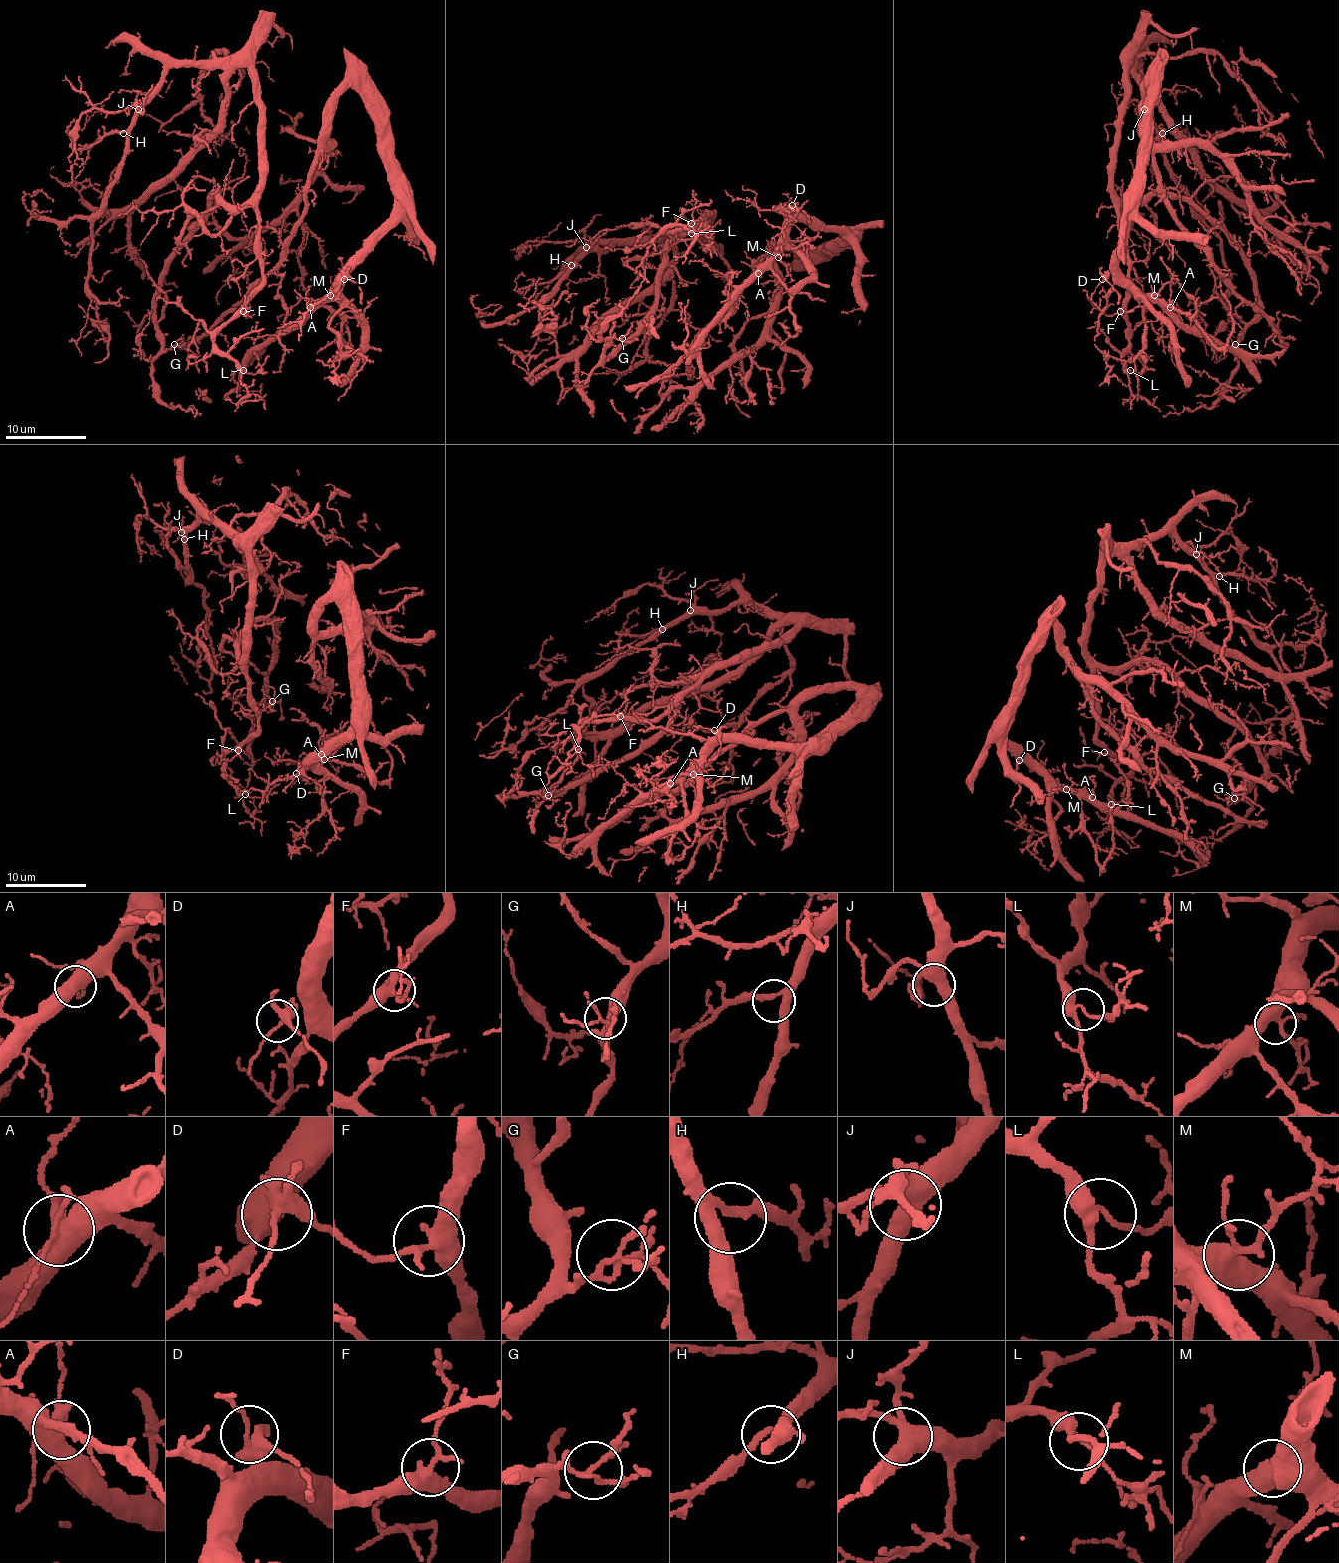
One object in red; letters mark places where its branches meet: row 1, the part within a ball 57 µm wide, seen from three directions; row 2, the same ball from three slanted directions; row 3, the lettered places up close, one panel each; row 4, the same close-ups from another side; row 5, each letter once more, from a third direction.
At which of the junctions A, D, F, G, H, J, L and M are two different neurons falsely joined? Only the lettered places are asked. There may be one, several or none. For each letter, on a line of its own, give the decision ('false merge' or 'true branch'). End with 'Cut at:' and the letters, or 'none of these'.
A: true branch
D: true branch
F: true branch
G: true branch
H: true branch
J: true branch
L: true branch
M: true branch
Cut at: none of these

